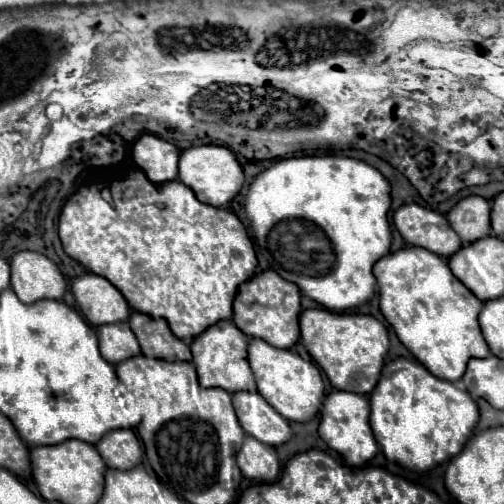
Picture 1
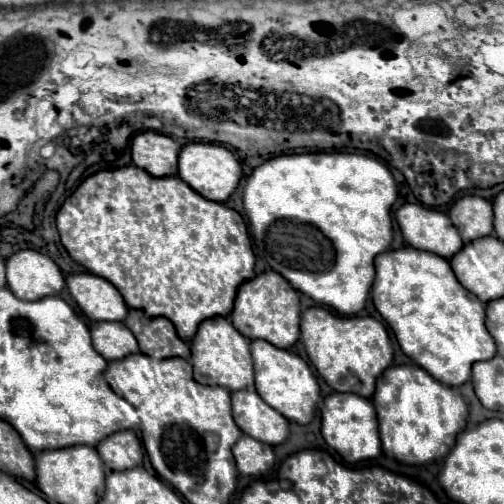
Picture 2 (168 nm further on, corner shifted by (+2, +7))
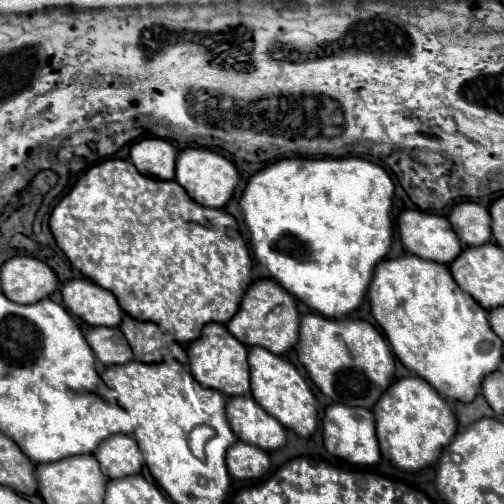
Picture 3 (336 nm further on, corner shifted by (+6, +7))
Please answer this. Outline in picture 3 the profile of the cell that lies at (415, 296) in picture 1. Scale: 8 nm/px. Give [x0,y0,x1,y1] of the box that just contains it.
[369,254,503,402]

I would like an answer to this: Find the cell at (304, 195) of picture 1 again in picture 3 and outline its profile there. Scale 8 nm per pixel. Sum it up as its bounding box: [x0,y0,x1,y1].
[239,158,393,318]

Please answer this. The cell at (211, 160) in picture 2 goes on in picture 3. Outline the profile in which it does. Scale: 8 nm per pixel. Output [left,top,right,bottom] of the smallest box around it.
[175,148,241,208]

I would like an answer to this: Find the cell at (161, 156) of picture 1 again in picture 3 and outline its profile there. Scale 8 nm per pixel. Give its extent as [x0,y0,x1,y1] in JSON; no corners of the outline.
[129,138,175,180]

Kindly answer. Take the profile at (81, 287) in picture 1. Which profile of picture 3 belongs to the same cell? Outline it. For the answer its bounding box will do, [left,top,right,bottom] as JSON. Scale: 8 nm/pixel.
[61,278,123,328]

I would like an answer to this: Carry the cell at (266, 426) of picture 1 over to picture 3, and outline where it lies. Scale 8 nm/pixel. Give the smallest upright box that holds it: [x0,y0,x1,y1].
[227,396,285,452]

